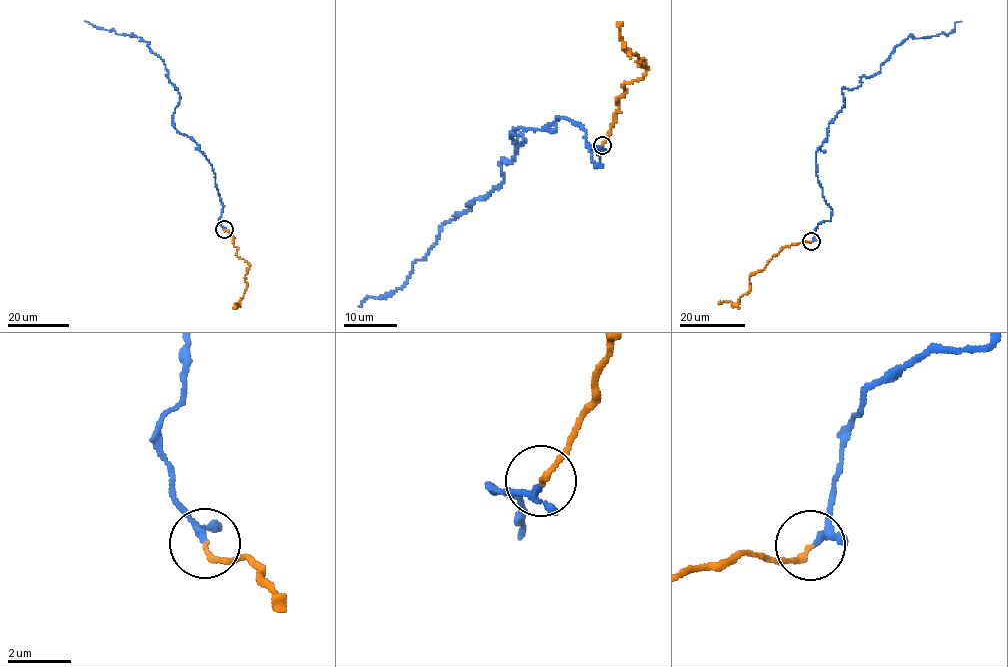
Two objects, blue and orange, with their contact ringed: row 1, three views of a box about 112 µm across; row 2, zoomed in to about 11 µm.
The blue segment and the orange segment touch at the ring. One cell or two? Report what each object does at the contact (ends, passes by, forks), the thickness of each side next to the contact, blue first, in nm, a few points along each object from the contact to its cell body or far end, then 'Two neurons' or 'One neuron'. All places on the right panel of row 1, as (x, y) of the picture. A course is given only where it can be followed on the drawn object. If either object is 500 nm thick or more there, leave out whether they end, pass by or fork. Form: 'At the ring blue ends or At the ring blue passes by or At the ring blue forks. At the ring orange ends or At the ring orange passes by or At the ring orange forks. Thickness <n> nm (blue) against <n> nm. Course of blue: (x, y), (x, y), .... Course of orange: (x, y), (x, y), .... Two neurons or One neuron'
At the ring blue passes by. At the ring orange ends. Thickness 160 nm (blue) against 170 nm. Course of blue: (812, 241), (832, 215), (815, 159), (843, 107), (842, 89), (877, 74), (910, 35), (948, 34), (961, 22). Course of orange: (811, 241), (785, 246), (763, 270), (750, 276), (750, 290), (737, 304), (718, 303). One neuron

